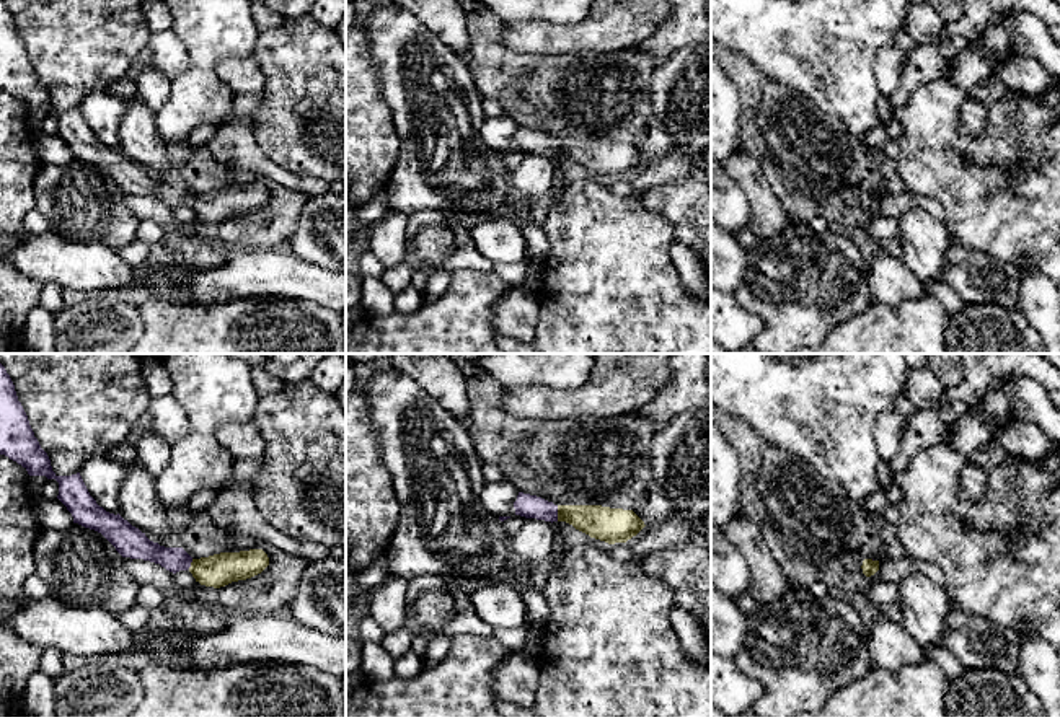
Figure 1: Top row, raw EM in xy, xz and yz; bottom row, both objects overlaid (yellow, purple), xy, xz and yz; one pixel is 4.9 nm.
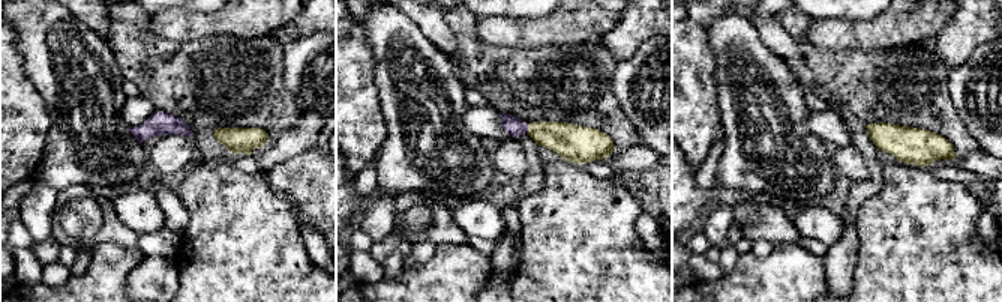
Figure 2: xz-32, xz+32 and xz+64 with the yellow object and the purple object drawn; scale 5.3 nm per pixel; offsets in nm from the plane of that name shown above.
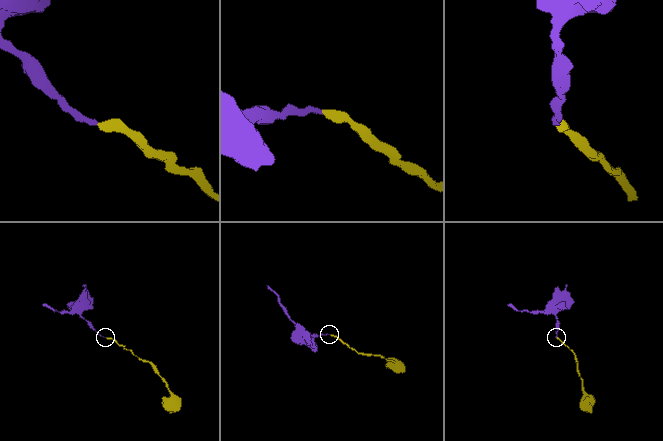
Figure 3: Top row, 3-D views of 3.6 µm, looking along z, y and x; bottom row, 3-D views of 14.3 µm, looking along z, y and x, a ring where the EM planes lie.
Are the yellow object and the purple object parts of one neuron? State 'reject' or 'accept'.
accept

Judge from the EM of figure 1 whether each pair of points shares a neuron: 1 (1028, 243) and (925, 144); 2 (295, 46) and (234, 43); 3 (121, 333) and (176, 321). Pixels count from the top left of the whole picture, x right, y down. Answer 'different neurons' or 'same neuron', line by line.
1: same neuron
2: different neurons
3: different neurons

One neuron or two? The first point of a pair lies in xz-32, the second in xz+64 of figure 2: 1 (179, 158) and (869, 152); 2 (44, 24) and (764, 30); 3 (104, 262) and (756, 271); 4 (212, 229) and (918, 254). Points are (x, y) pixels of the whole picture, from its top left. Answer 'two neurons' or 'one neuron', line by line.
1: two neurons
2: two neurons
3: one neuron
4: one neuron

